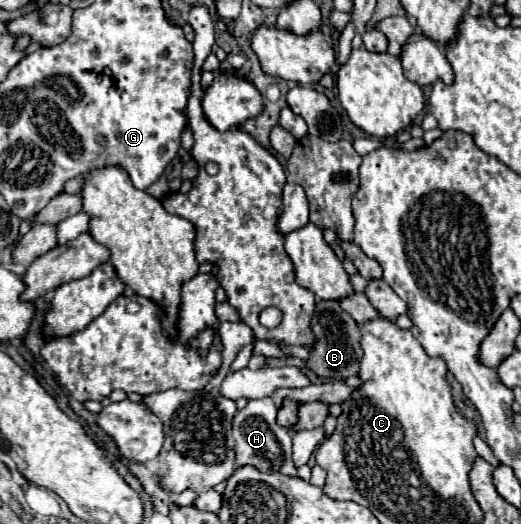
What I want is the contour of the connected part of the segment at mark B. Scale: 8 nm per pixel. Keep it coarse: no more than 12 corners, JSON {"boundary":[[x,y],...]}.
{"boundary":[[316,301],[306,367],[322,379],[358,373],[358,323]]}

